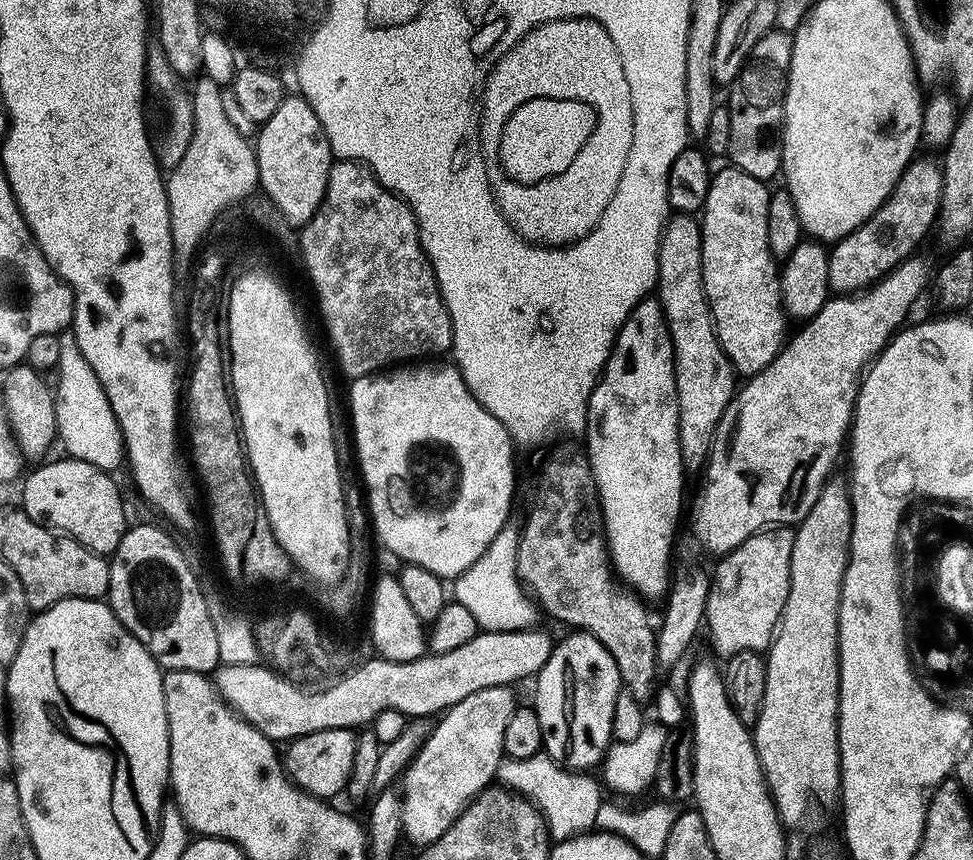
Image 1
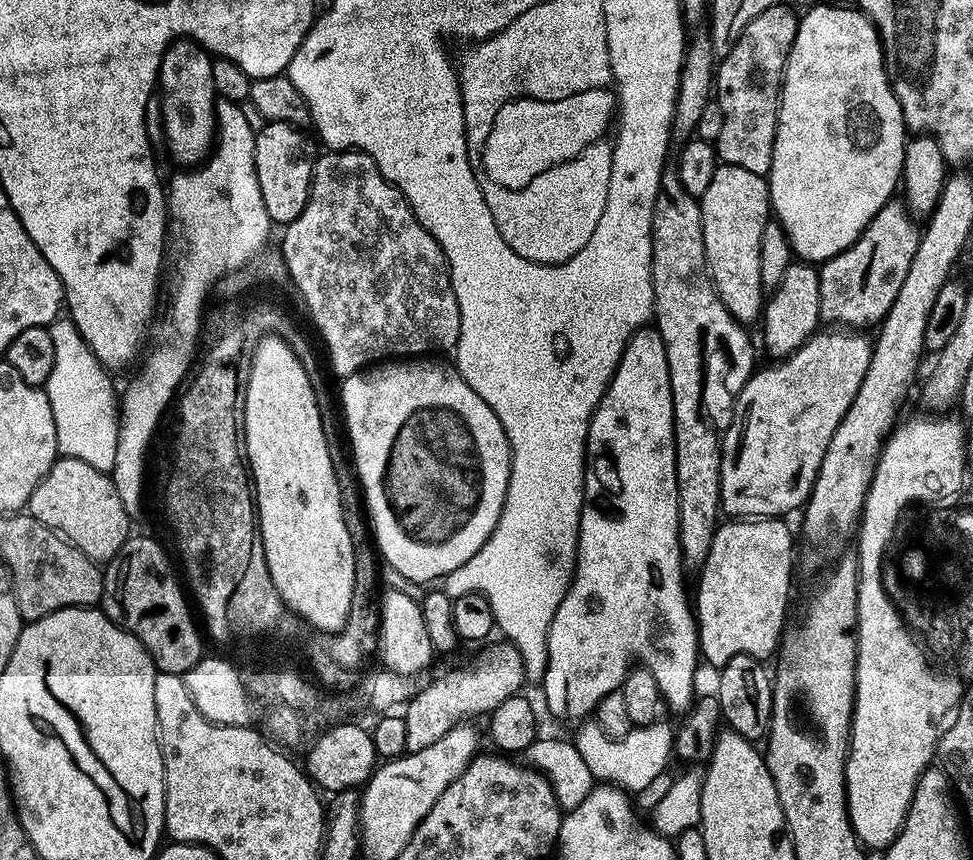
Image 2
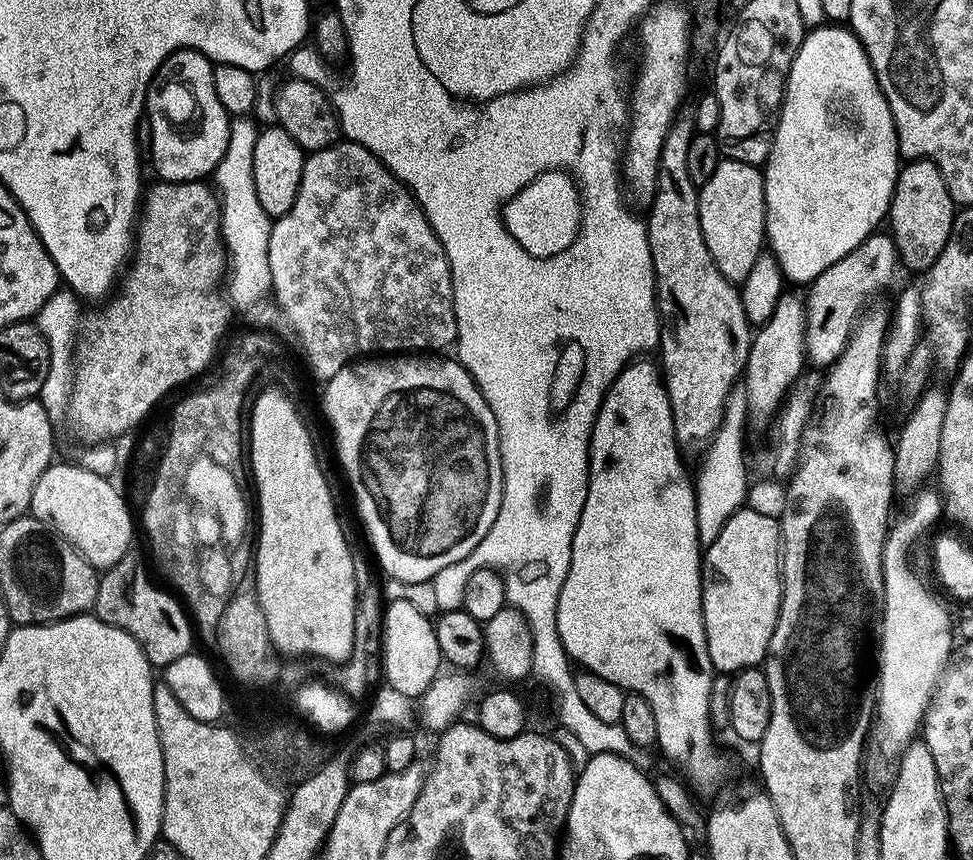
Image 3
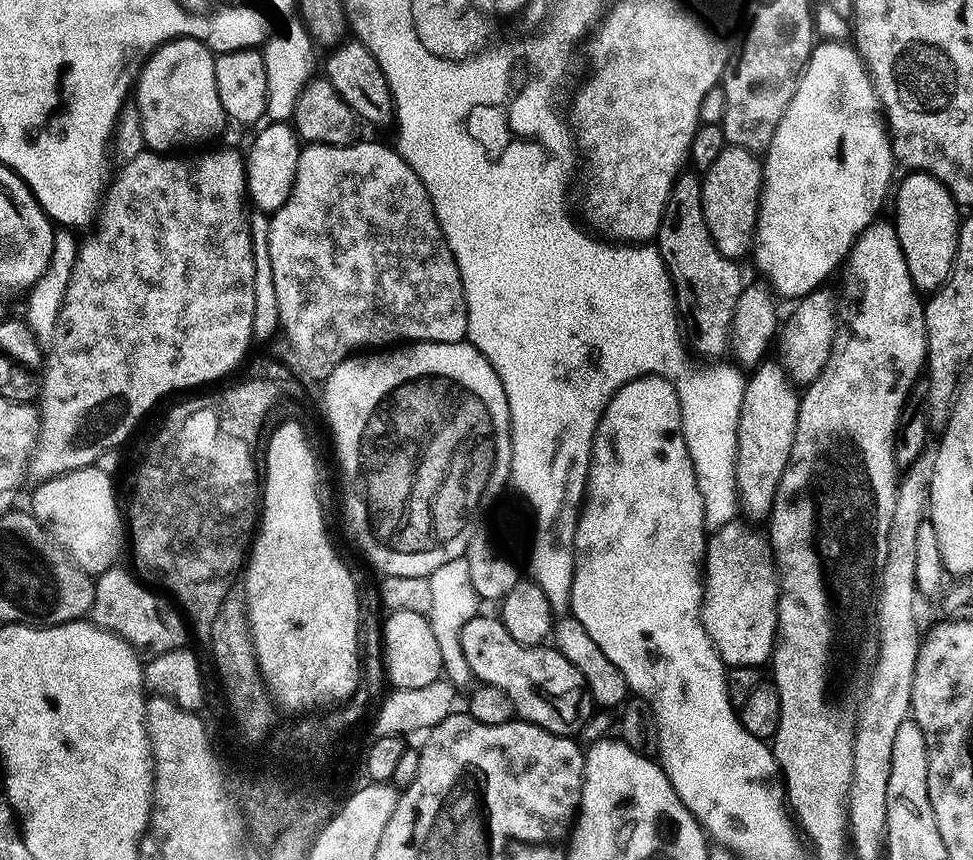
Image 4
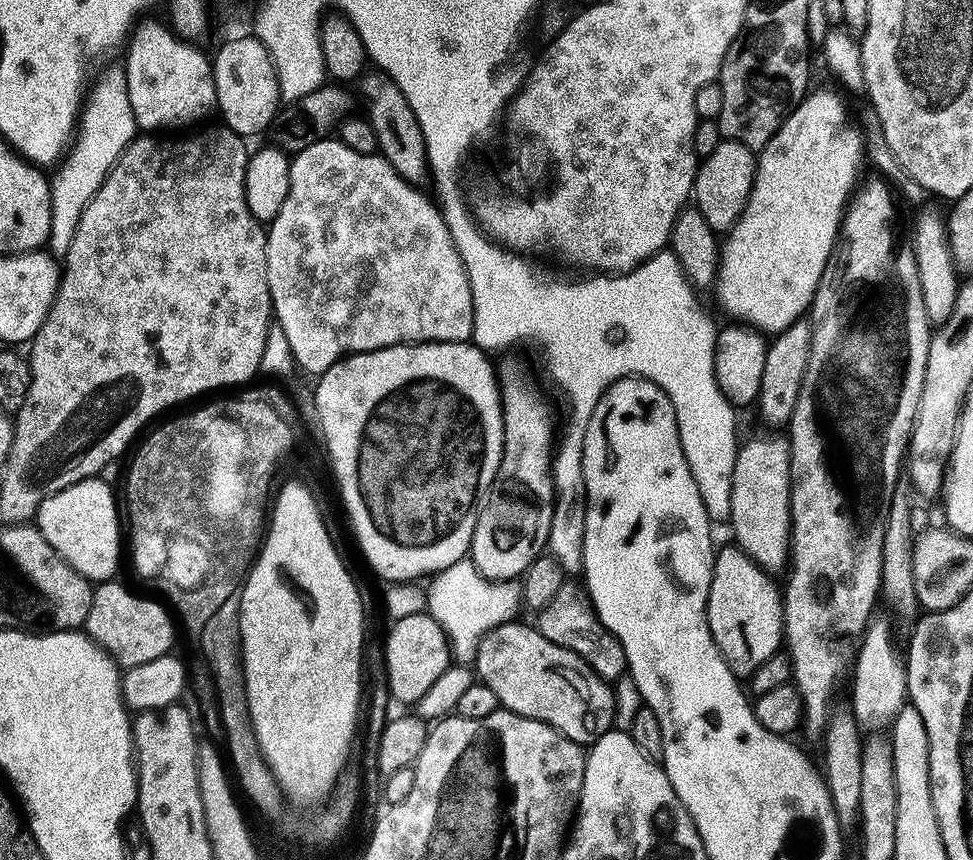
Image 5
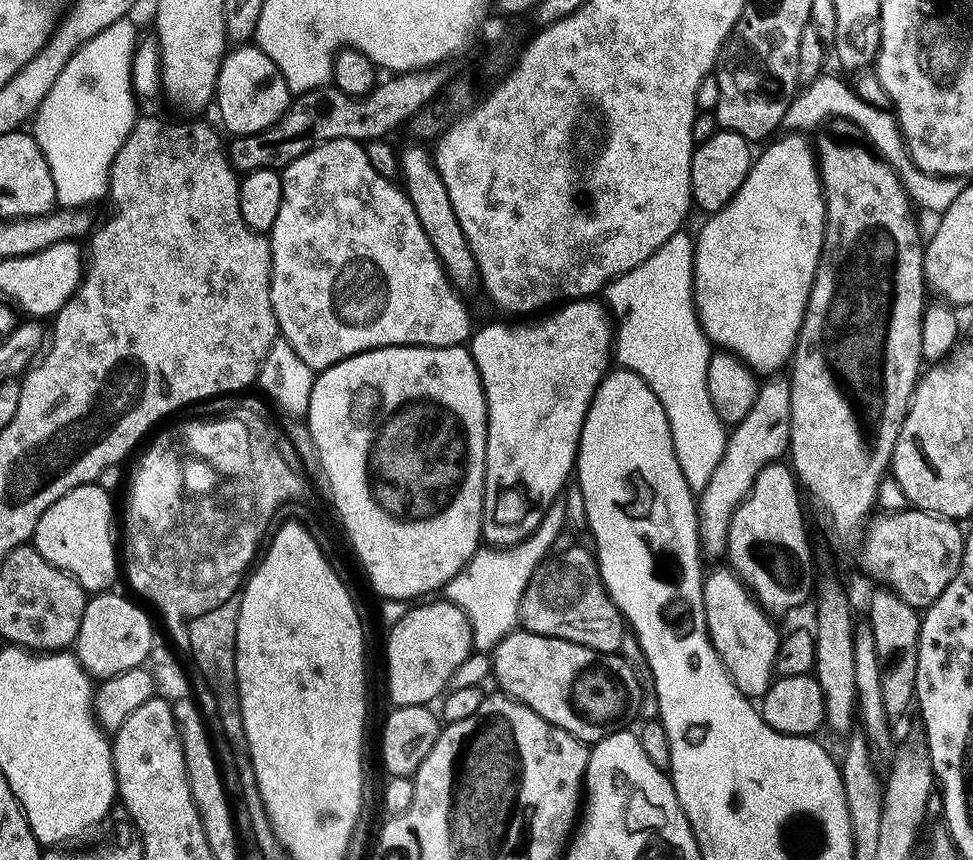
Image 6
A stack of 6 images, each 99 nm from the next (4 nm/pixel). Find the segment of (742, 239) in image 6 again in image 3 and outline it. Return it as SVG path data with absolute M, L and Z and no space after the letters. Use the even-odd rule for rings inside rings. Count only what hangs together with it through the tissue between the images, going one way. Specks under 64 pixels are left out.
M821 26L813 28L800 43L796 57L788 71L788 87L784 89L784 105L780 107L780 115L776 122L776 130L770 140L768 163L763 165L764 173L764 231L767 247L778 258L778 266L784 271L785 281L796 284L811 285L812 281L822 274L838 258L846 258L850 250L857 248L864 239L877 231L879 224L885 223L888 207L894 194L896 175L900 173L902 157L900 143L896 141L894 118L890 114L890 106L882 94L876 81L874 70L870 66L868 56L855 34L844 26Z

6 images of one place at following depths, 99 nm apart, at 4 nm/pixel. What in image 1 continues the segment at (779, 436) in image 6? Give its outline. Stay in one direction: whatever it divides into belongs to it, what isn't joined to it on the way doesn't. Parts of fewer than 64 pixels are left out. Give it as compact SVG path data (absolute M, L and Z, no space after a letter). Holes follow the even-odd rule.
M913 158L898 178L888 201L862 226L831 245L829 289L836 294L855 294L871 288L917 251L940 215L940 191L944 174L939 163Z

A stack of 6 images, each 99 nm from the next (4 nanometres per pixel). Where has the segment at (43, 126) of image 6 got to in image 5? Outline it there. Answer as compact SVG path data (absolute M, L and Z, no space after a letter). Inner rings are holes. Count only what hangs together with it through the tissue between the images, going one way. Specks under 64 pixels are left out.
M123 67L108 68L97 80L95 77L82 105L78 131L59 165L60 173L56 177L53 175L50 180L52 225L47 247L53 253L63 254L70 250L74 230L78 230L78 218L82 218L82 210L86 210L90 198L94 198L108 172L116 165L116 159L124 153L125 146L134 139L137 132L136 119L130 110Z

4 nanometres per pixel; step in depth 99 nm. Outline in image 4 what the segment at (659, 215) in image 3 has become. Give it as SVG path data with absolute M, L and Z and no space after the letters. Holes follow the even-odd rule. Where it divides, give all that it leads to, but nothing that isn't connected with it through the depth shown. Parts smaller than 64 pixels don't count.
M695 171L680 173L662 210L654 247L659 250L672 279L672 293L676 296L679 315L687 331L688 328L692 331L691 347L708 356L704 358L720 358L730 348L734 306L738 306L746 277L740 273L741 265L737 261L726 258L718 246L714 246L714 238L706 226L706 214L702 214L700 181L701 177Z

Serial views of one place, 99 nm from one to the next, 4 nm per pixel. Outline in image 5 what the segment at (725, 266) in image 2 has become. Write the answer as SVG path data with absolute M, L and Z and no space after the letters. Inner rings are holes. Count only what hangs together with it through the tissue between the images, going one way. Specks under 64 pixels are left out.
M721 139L714 154L703 157L696 170L696 180L692 183L694 207L710 222L718 234L727 234L738 222L746 202L750 198L752 183L756 177L757 157L753 149L742 146L733 140Z

